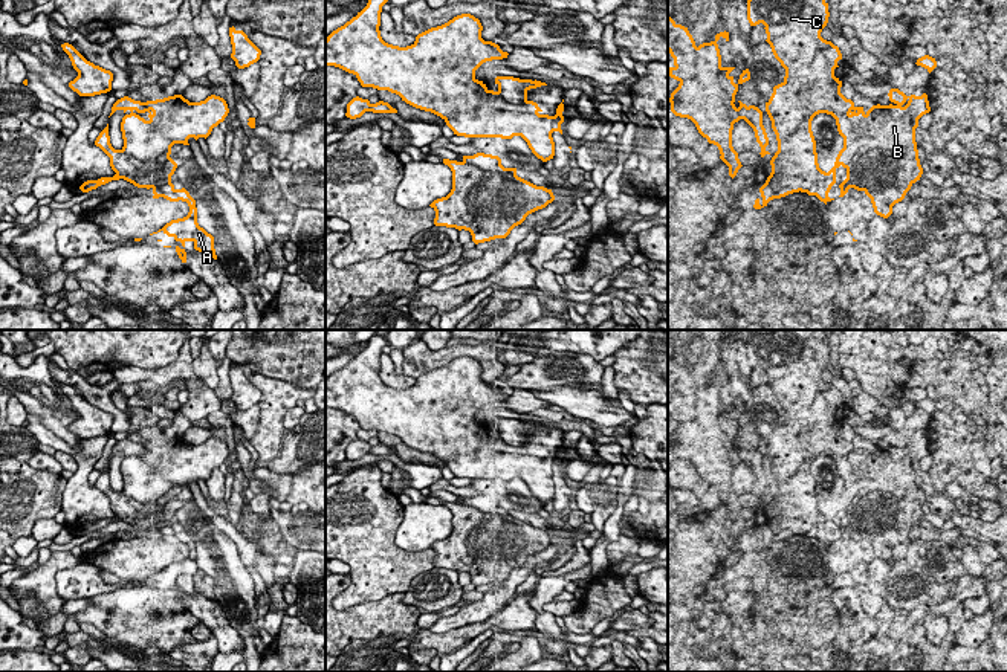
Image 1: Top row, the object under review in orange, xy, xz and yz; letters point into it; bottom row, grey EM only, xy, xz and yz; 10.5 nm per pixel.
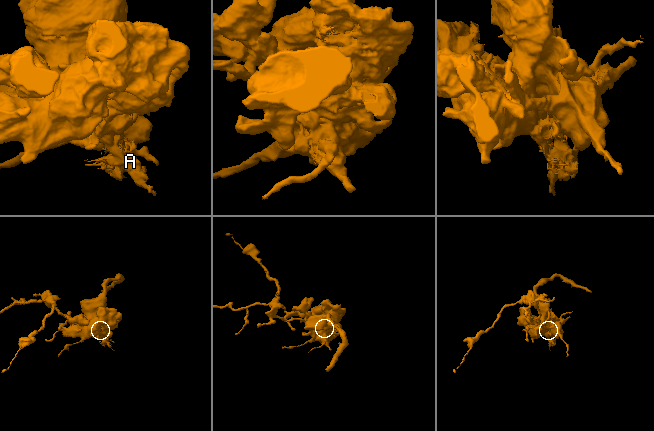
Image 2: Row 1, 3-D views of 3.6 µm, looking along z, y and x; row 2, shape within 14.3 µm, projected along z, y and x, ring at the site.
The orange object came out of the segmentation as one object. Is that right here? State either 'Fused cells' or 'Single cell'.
Fused cells

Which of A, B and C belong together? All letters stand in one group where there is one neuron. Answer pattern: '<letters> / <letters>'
A C / B

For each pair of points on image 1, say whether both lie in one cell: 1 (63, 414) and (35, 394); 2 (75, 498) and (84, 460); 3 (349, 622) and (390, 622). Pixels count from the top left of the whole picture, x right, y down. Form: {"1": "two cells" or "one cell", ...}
{"1": "one cell", "2": "one cell", "3": "one cell"}

